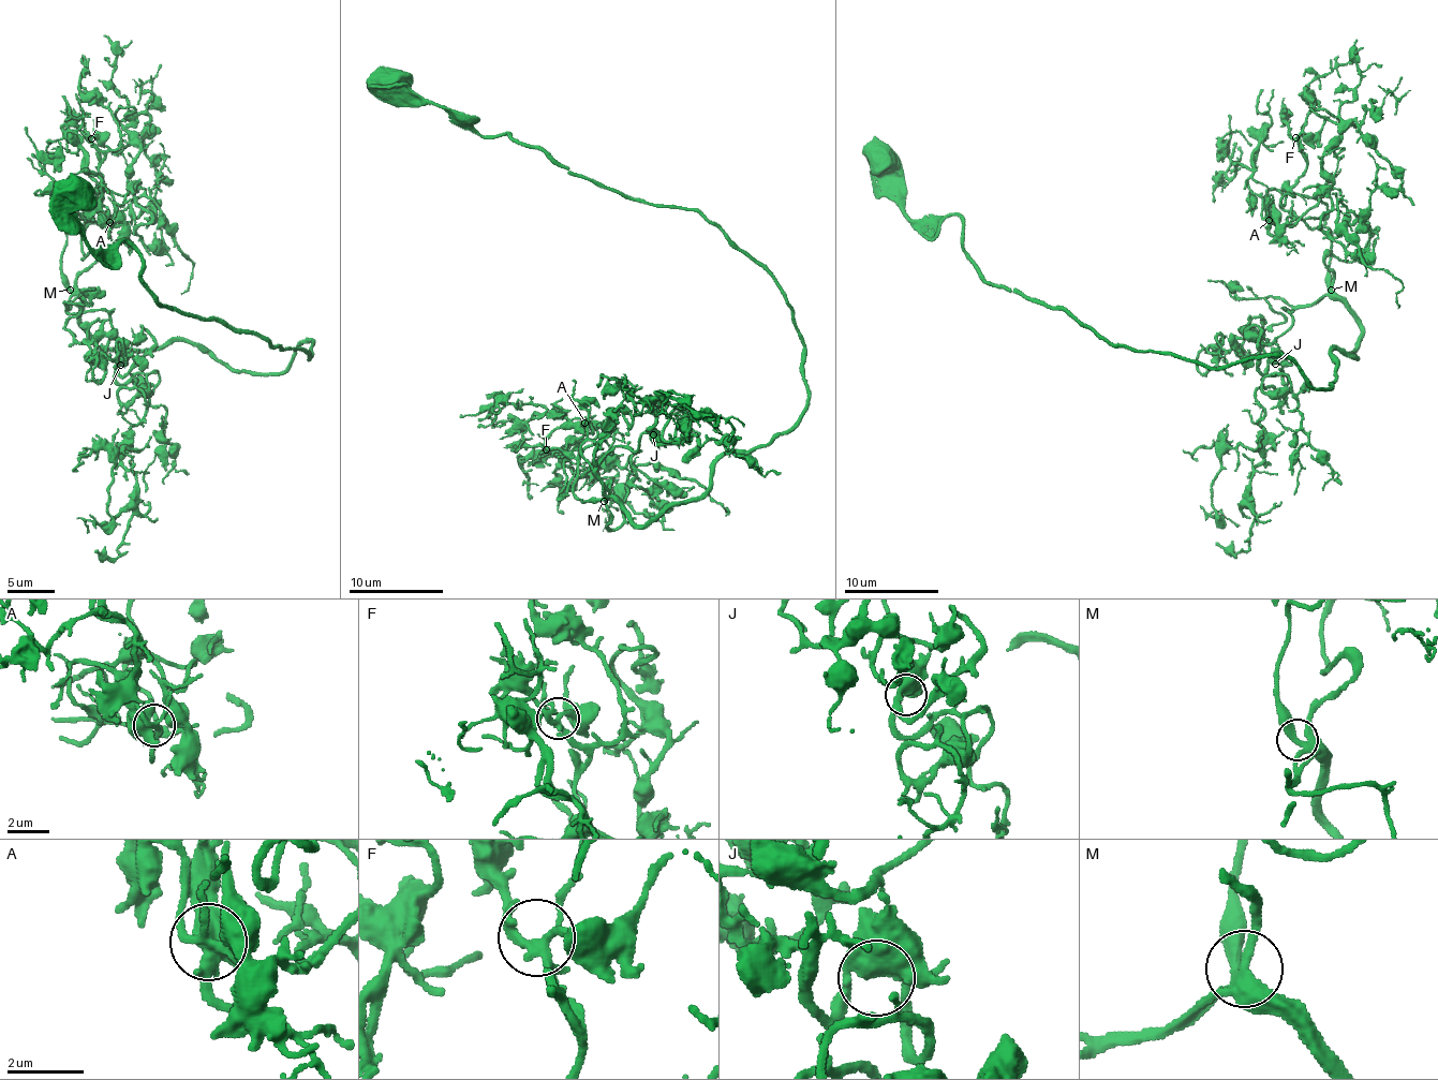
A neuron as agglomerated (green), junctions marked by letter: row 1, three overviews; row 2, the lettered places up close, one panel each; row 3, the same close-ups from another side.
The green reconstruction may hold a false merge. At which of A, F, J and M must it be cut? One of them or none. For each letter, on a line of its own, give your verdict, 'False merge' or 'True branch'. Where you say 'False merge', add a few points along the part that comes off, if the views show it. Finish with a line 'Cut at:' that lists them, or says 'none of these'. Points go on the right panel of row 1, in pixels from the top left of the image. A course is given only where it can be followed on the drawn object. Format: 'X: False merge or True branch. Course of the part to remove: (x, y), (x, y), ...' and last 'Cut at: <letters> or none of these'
A: True branch
F: True branch
J: True branch
M: True branch
Cut at: none of these

